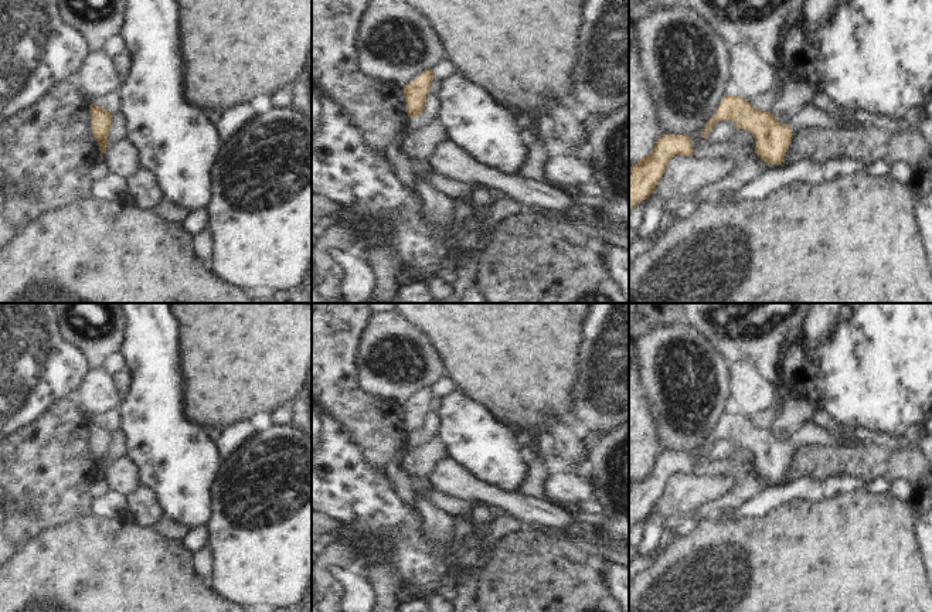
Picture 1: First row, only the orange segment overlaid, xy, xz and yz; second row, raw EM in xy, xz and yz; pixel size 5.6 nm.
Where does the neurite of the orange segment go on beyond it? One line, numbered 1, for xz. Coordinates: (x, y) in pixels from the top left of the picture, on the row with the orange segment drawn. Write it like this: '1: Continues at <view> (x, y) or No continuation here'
1: No continuation here

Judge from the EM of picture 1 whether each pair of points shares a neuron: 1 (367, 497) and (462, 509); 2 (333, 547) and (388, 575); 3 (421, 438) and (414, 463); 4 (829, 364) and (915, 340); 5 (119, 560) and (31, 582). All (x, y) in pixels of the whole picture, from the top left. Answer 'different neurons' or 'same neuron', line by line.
1: different neurons
2: same neuron
3: different neurons
4: same neuron
5: same neuron

